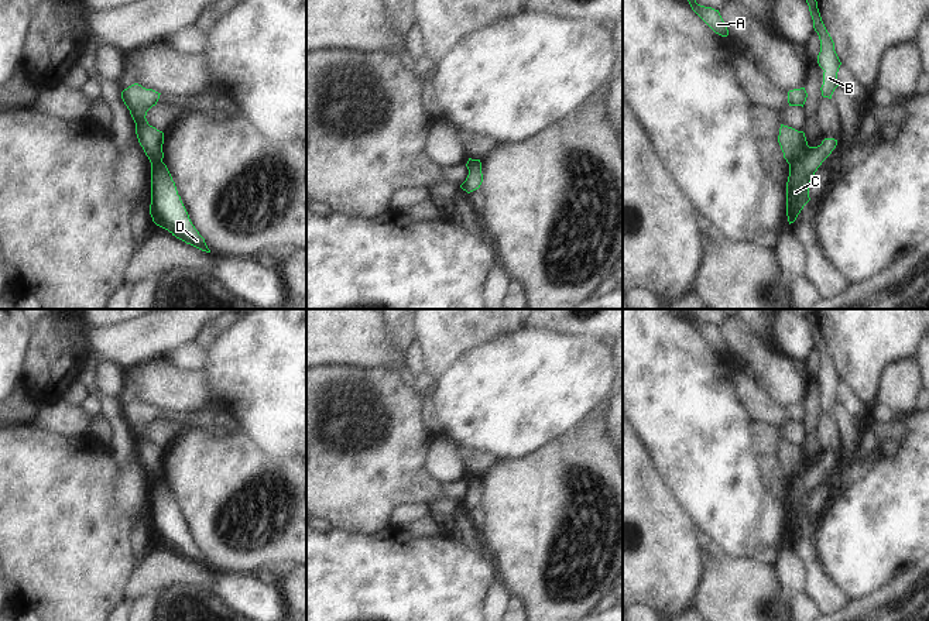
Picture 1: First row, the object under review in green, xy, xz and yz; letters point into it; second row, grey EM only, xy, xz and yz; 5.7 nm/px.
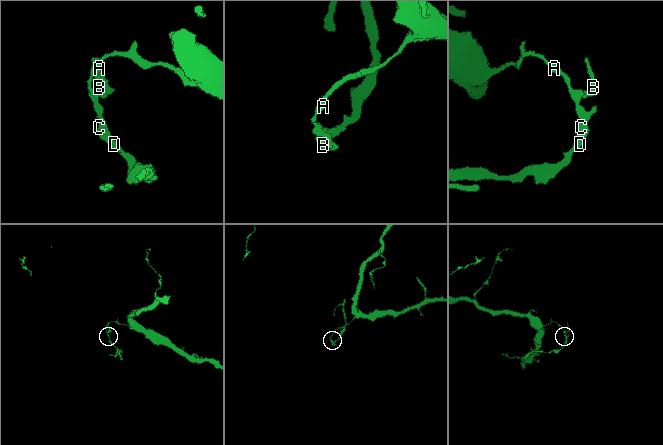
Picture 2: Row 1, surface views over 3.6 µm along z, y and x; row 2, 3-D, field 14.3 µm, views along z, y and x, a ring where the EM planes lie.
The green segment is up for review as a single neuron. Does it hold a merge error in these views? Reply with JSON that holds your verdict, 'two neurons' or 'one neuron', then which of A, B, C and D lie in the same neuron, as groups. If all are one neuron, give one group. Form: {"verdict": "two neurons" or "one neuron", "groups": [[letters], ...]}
{"verdict": "two neurons", "groups": [["A", "B"], ["C", "D"]]}

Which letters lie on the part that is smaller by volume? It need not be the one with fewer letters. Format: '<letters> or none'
C, D

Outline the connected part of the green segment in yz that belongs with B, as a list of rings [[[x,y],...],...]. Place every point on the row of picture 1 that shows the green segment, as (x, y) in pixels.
[[[806,0],[806,3],[809,6],[809,11],[813,20],[813,28],[817,32],[820,40],[820,52],[817,55],[817,64],[825,71],[823,85],[820,88],[822,96],[832,99],[834,89],[840,86],[837,82],[837,72],[841,62],[834,51],[834,42],[822,21],[822,17],[817,8],[817,1]]]

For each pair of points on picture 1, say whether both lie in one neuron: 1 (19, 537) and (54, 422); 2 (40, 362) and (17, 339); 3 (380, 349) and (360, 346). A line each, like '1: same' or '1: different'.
1: different
2: different
3: same

